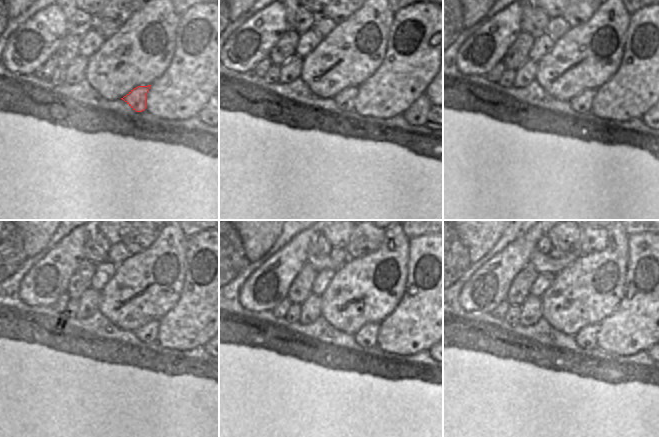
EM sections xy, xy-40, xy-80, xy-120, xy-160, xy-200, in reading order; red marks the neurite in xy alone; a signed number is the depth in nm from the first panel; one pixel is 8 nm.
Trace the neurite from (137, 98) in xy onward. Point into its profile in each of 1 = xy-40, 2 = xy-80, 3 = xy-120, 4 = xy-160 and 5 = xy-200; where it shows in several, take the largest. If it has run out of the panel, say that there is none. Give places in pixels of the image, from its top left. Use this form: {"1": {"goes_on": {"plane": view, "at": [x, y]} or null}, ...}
{"1": {"goes_on": {"plane": "xy-40", "at": [357, 101]}}, "2": {"goes_on": {"plane": "xy-80", "at": [582, 103]}}, "3": {"goes_on": {"plane": "xy-120", "at": [147, 333]}}, "4": {"goes_on": {"plane": "xy-160", "at": [366, 337]}}, "5": {"goes_on": {"plane": "xy-200", "at": [586, 338]}}}

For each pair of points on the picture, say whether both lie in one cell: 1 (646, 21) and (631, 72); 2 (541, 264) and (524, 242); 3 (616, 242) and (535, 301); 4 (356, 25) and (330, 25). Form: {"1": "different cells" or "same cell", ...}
{"1": "same cell", "2": "different cells", "3": "different cells", "4": "different cells"}

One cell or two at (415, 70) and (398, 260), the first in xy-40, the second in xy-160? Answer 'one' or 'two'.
two

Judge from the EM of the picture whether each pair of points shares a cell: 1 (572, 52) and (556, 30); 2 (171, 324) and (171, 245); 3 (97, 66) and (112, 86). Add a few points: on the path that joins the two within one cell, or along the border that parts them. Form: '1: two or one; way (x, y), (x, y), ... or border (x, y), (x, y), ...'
1: two; border (571, 28), (557, 42)
2: two; border (182, 286), (179, 298), (175, 304), (159, 320)
3: one; way (102, 71), (111, 81)

